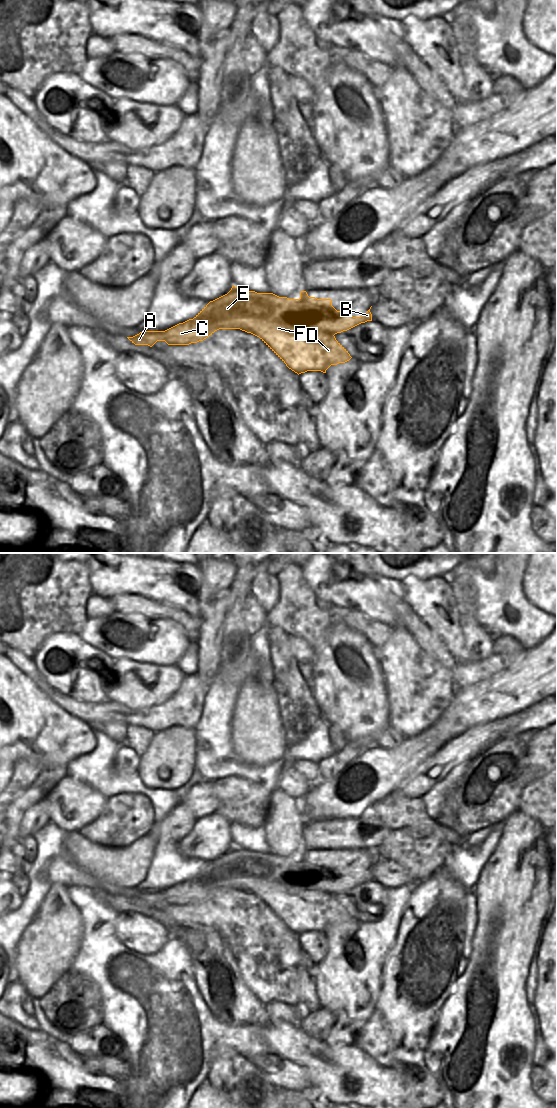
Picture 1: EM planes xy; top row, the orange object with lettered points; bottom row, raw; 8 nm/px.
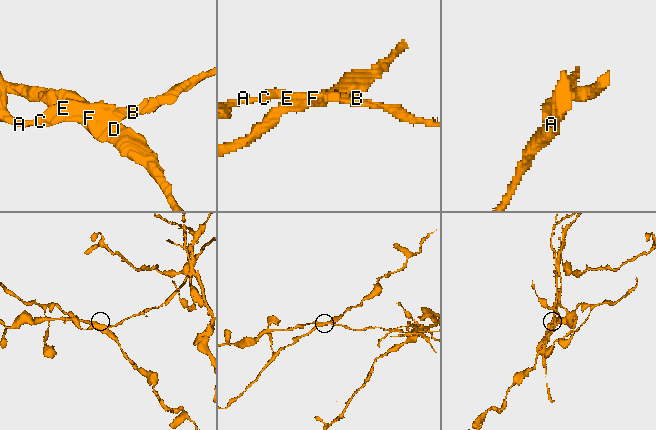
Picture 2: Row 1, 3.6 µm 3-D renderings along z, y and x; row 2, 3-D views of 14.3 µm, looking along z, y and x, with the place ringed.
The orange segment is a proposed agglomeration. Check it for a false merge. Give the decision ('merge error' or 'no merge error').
merge error

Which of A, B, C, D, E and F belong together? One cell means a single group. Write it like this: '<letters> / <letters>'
A B C E / D F

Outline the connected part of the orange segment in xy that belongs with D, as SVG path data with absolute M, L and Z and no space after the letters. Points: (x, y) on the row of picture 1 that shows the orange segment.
M287 314L275 319L237 317L238 329L259 337L285 364L297 373L326 370L352 357L334 335L323 331L297 333Z

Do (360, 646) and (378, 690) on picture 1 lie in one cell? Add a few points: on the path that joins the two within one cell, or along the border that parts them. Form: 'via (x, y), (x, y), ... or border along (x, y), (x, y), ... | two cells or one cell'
via (363, 657), (369, 666), (369, 679) | one cell

